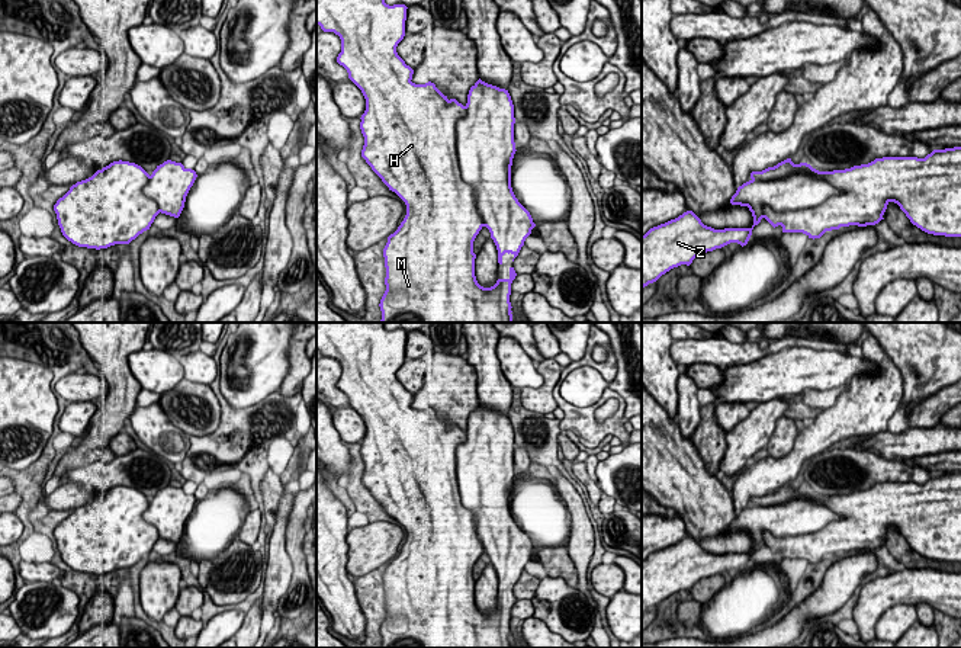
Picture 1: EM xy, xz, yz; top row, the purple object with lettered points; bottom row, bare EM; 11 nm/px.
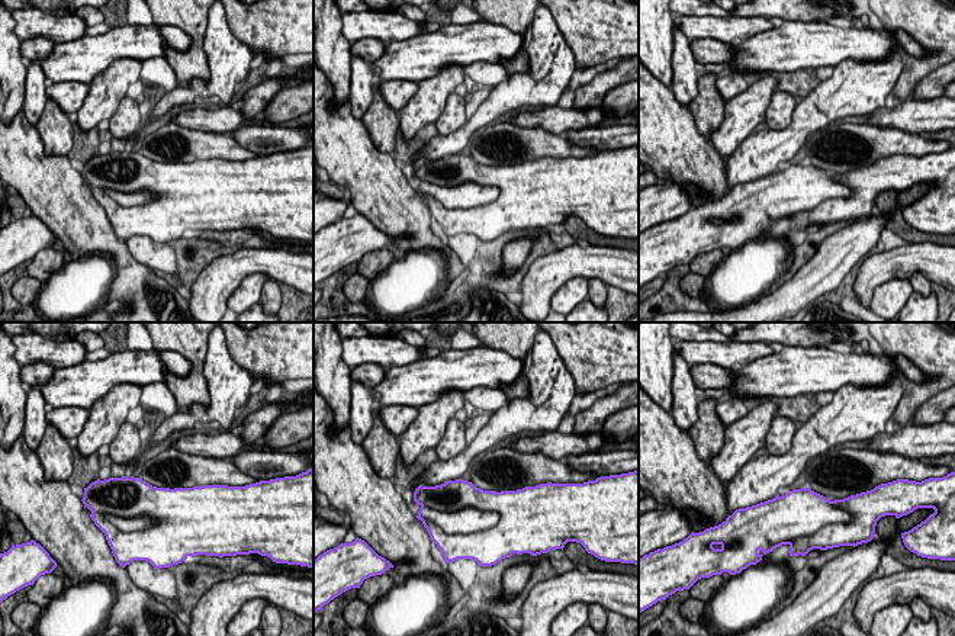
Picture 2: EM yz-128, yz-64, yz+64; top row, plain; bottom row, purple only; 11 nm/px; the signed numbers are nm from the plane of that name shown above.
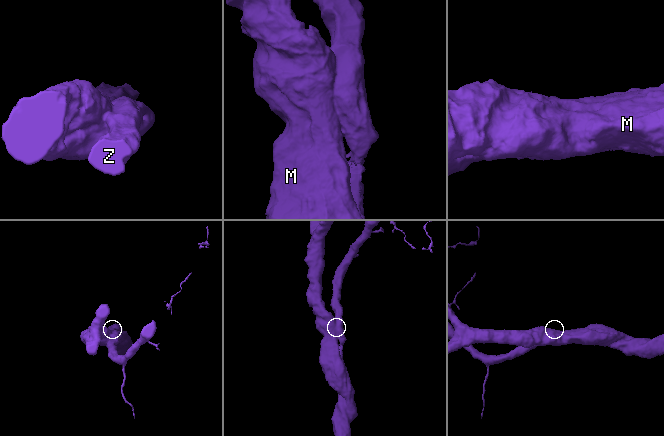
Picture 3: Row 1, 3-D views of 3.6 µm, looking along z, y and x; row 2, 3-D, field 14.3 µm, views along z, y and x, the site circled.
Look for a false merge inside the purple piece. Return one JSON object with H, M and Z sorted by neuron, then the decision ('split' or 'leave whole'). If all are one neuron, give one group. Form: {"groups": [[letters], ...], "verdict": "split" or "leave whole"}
{"groups": [["H", "M", "Z"]], "verdict": "leave whole"}

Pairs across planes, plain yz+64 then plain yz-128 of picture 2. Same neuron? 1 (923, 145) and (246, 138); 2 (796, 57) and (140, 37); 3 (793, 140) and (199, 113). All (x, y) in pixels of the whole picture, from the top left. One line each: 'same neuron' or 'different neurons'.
1: different neurons
2: same neuron
3: different neurons

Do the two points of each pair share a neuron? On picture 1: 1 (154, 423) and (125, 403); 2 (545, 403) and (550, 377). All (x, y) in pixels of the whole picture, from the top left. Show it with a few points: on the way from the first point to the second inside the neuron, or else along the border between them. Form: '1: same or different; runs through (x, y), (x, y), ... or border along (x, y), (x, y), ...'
1: different; border along (135, 407), (128, 417)
2: same; runs through (545, 397), (549, 382)

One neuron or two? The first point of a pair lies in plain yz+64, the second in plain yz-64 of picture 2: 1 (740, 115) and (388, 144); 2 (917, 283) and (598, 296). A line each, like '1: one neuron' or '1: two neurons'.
1: two neurons
2: one neuron

